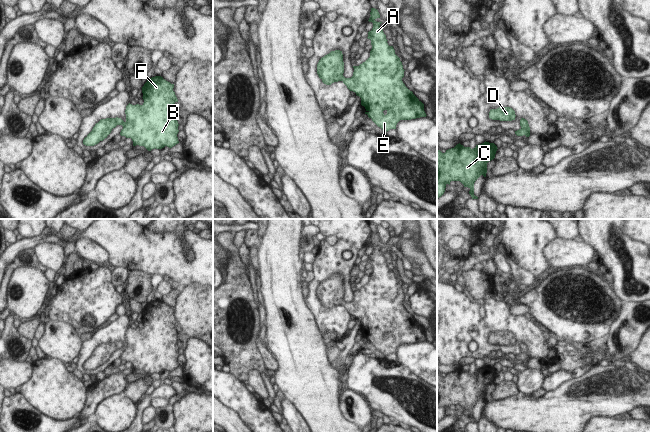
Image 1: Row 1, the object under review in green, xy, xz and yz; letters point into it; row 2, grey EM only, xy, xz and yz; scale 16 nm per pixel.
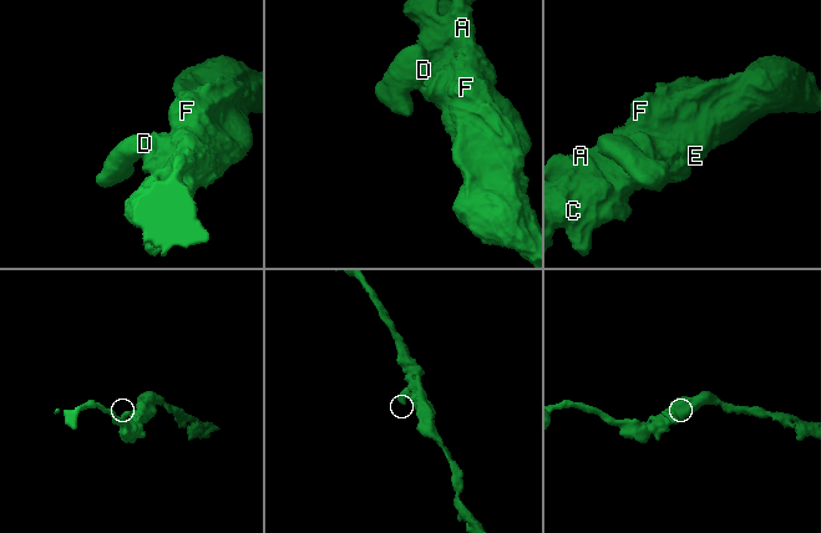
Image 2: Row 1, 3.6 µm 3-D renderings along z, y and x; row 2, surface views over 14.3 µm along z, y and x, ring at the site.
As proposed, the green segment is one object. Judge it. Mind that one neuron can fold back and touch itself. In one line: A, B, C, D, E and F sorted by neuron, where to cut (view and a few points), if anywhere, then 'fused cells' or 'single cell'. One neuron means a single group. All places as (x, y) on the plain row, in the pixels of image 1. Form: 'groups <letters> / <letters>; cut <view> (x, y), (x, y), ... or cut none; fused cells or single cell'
groups A B C D E F; cut none; single cell

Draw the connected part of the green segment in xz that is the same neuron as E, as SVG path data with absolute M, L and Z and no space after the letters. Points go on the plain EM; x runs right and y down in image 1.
M371 232L370 239L368 245L373 247L373 252L368 256L367 261L371 264L372 269L370 281L359 290L353 290L353 300L351 302L343 300L344 286L340 274L331 275L319 284L317 298L326 309L342 305L350 315L355 316L361 322L361 329L366 333L365 338L385 357L390 353L396 353L396 349L400 344L411 344L427 339L424 335L424 328L402 305L405 294L400 282L395 278L393 270L389 270L387 267L388 264L383 252L380 251L382 246L376 245L377 242L380 242L378 234Z

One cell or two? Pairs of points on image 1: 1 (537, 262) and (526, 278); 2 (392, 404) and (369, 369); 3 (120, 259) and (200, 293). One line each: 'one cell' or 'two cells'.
1: two cells
2: one cell
3: two cells

